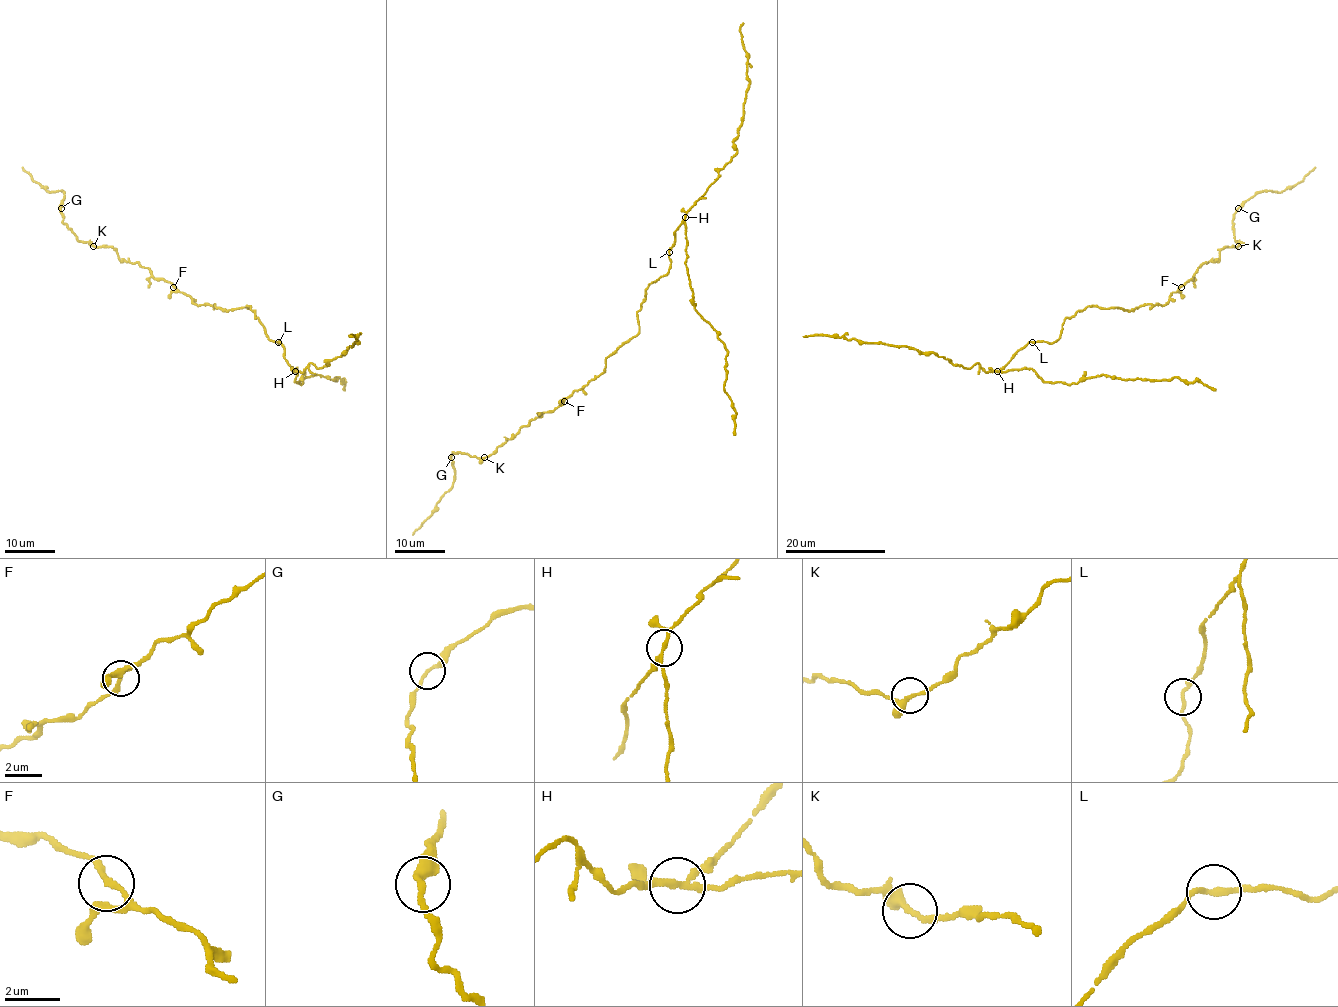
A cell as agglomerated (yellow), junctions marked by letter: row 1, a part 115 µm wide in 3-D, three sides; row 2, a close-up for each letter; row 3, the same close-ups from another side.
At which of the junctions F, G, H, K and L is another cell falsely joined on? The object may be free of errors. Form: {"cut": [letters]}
{"cut": ["H"]}

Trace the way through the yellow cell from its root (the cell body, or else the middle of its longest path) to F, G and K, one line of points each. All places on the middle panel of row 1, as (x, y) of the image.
F: (639, 326), (639, 332), (605, 359), (605, 369), (564, 401)
G: (639, 326), (639, 332), (605, 359), (600, 374), (490, 455), (479, 458), (454, 452), (451, 457)
K: (639, 326), (639, 332), (605, 359), (600, 374), (484, 457)

